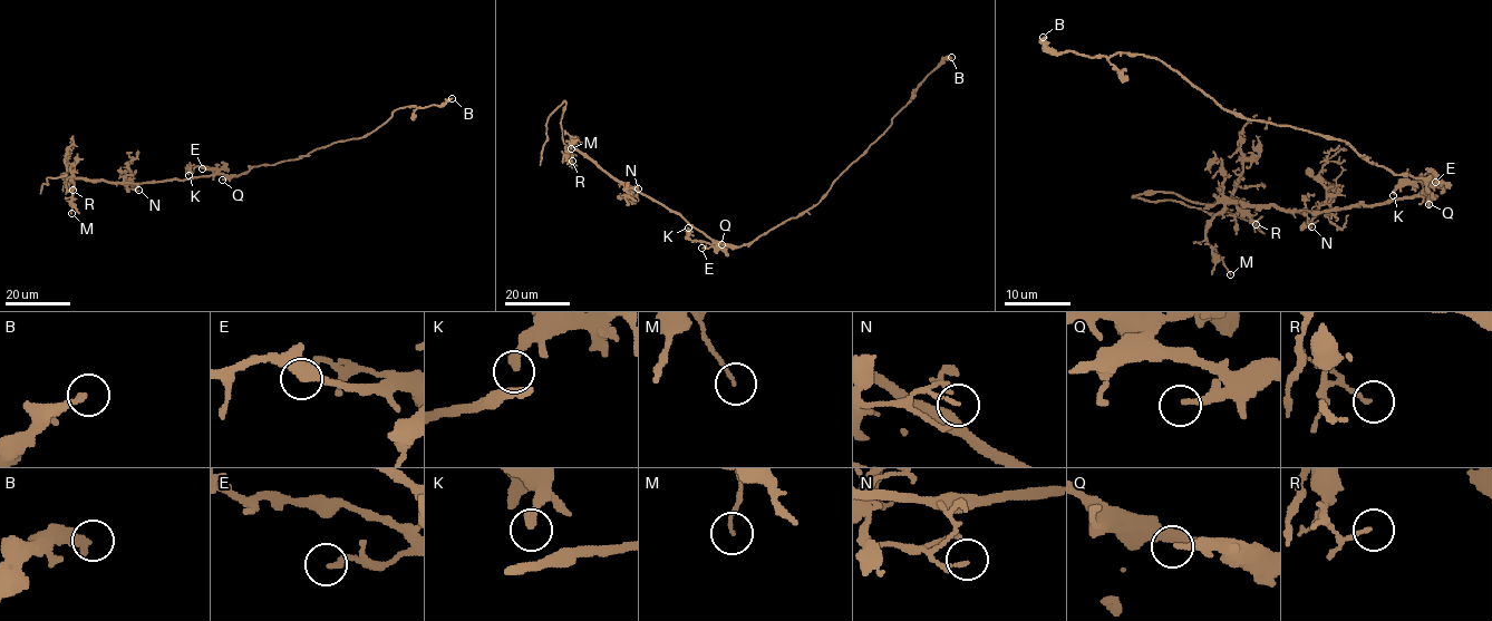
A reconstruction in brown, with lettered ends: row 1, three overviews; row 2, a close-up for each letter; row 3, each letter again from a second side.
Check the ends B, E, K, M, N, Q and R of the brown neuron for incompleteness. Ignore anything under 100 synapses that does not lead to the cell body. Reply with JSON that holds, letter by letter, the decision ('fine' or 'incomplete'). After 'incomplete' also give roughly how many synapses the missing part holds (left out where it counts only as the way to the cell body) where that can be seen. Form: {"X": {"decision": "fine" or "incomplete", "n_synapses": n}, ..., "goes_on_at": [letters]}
{"B": {"decision": "fine"}, "E": {"decision": "fine"}, "K": {"decision": "fine"}, "M": {"decision": "fine"}, "N": {"decision": "fine"}, "Q": {"decision": "fine"}, "R": {"decision": "fine"}, "goes_on_at": []}

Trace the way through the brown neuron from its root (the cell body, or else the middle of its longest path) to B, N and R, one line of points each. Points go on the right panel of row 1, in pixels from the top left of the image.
B: (1426, 195), (1432, 195), (1422, 178), (1395, 175), (1345, 142), (1227, 112), (1161, 60), (1053, 51), (1043, 37)
N: (1426, 195), (1328, 211), (1305, 211), (1305, 207), (1314, 216), (1308, 224), (1311, 226)
R: (1426, 195), (1328, 211), (1286, 211), (1276, 206), (1229, 201), (1242, 207), (1257, 221), (1256, 224)

